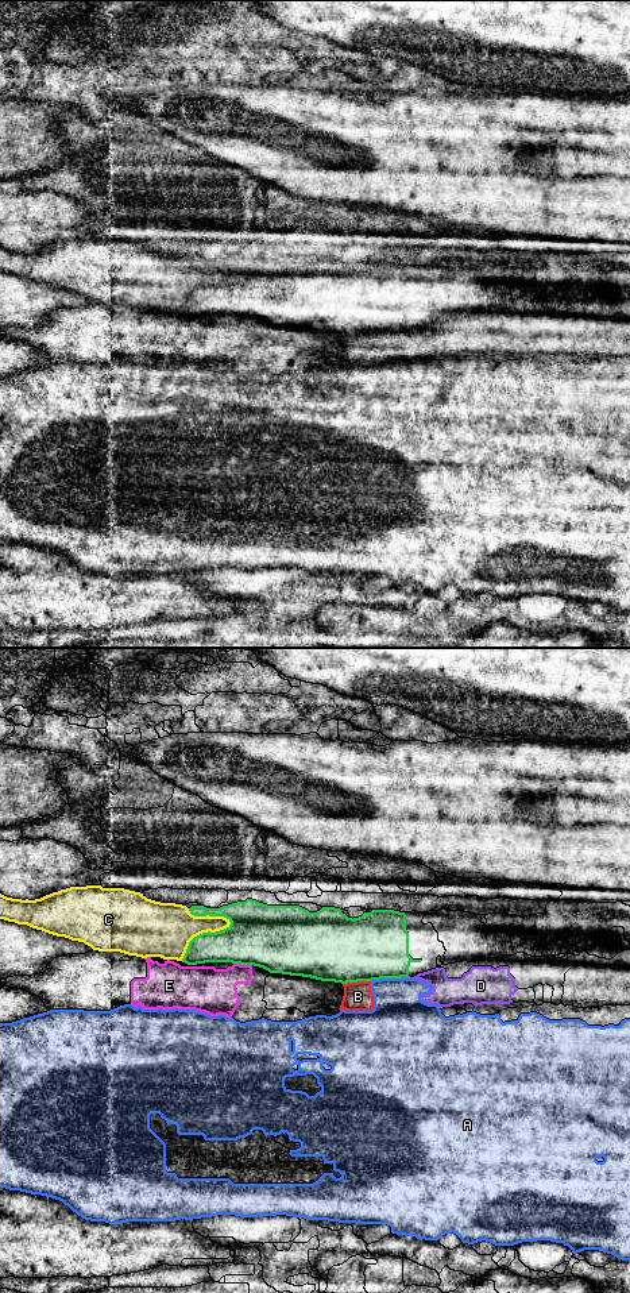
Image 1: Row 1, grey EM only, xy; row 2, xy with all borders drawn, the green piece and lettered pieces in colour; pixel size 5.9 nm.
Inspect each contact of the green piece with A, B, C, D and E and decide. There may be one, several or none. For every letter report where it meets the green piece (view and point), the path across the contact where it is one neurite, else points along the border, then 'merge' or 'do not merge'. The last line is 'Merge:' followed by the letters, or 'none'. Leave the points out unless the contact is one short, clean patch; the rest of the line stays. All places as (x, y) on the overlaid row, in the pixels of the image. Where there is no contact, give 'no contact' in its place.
A: xy (385, 977) | do not merge
B: xy (356, 981) | do not merge
C: xy (203, 933) | do not merge
D: xy (404, 976) | along xy (408, 975), (399, 977) | do not merge
E: xy (243, 964) | do not merge
Merge: none

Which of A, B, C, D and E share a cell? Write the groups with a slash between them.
A / B D / C / E

